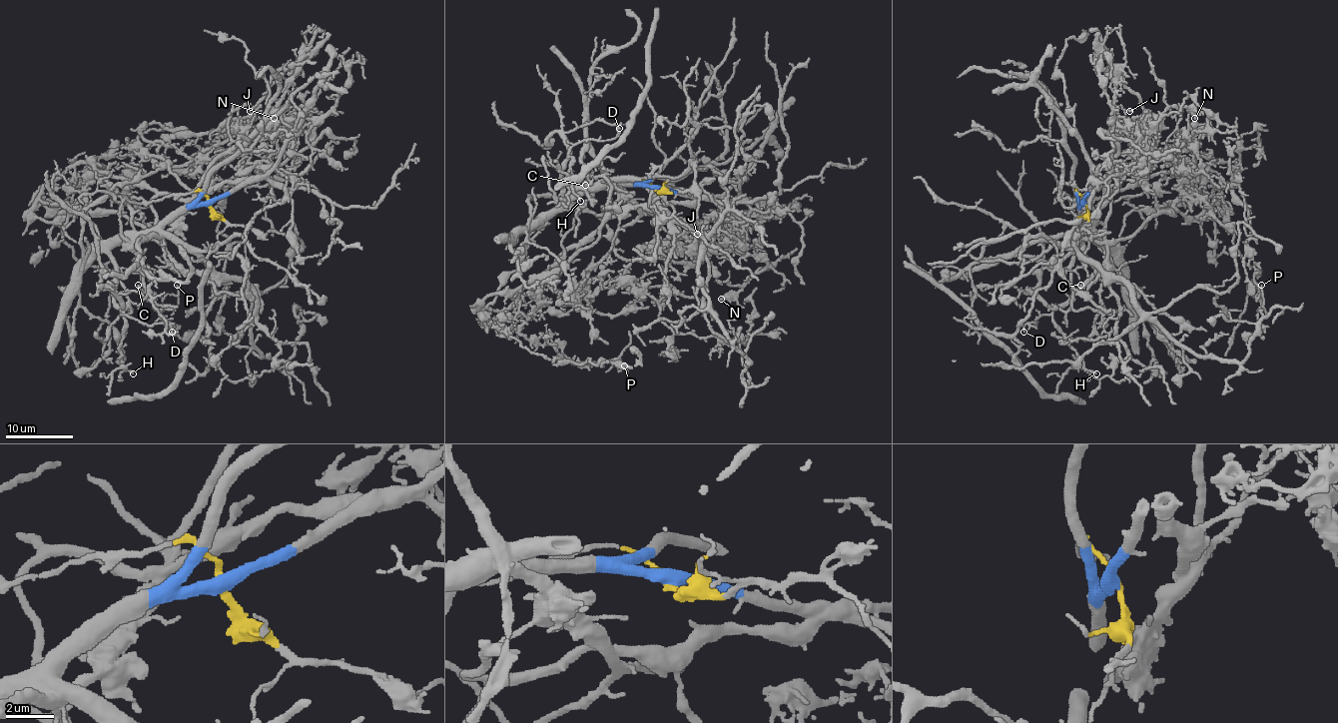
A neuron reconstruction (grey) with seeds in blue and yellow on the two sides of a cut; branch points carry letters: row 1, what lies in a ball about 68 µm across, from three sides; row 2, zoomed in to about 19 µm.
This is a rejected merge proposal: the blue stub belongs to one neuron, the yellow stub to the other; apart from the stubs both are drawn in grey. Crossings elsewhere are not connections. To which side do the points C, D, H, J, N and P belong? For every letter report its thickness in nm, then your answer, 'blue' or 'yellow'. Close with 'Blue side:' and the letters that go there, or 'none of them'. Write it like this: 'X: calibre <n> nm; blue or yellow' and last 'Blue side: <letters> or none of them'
C: calibre 140 nm; blue
D: calibre 70 nm; blue
H: calibre 120 nm; blue
J: calibre 120 nm; yellow
N: calibre 120 nm; yellow
P: calibre 100 nm; yellow
Blue side: C, D, H

